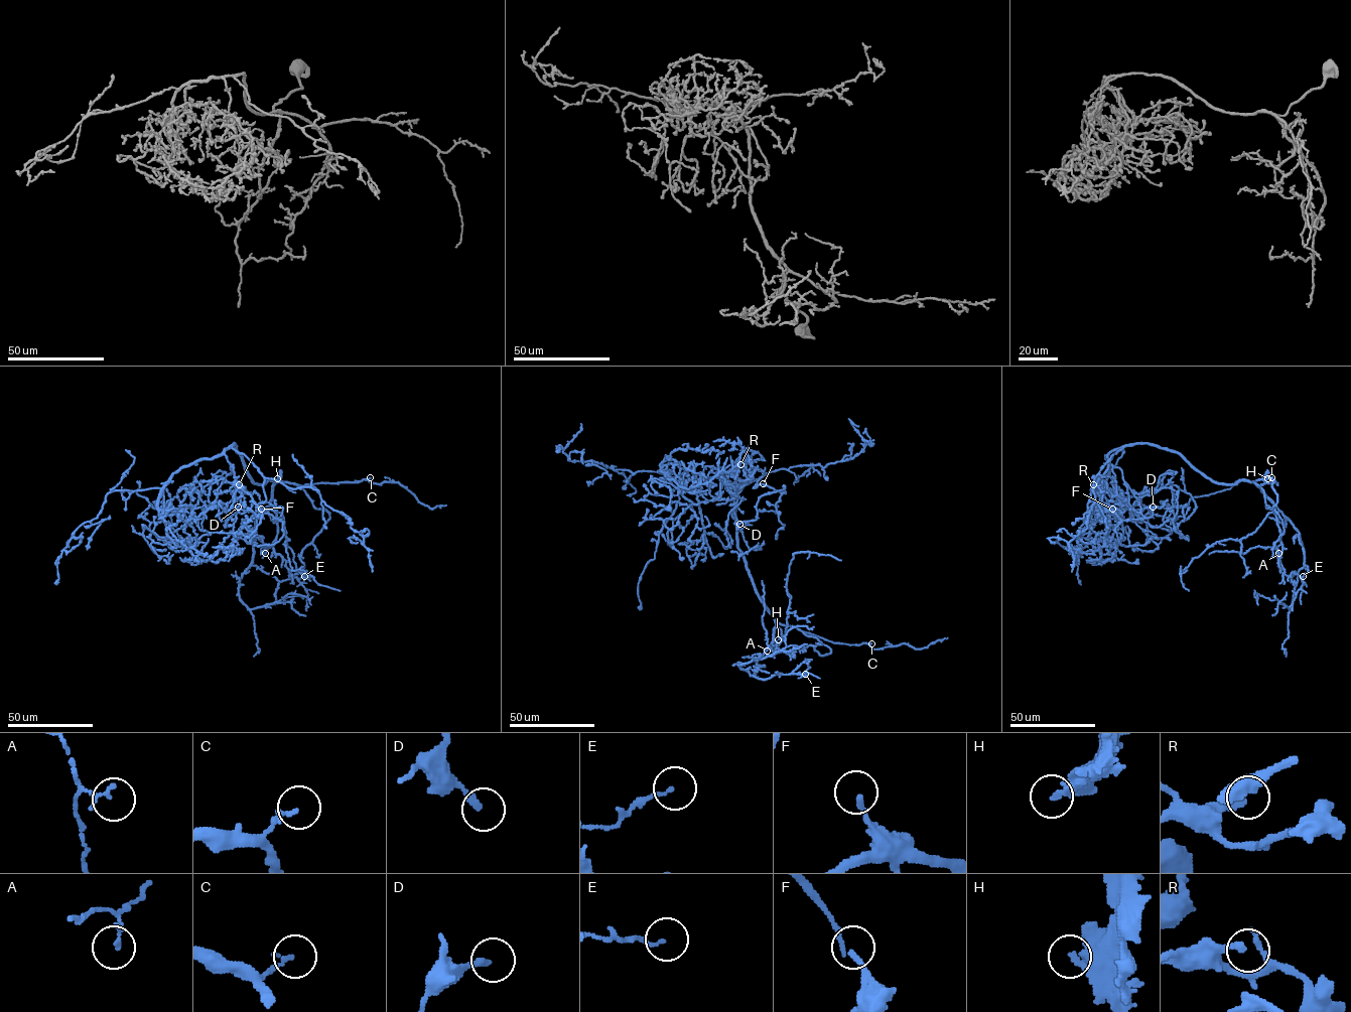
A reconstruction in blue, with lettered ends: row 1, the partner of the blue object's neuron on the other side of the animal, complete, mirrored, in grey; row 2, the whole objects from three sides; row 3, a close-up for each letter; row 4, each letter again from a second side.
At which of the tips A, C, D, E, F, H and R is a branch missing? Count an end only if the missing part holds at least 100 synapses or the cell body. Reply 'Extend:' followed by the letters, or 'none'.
Extend: H

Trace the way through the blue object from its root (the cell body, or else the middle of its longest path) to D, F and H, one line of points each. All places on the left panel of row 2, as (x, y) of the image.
D: (226, 449), (226, 457), (241, 490), (240, 503), (233, 516), (238, 507)
F: (226, 449), (232, 448), (242, 453), (263, 476), (266, 500), (256, 506), (252, 518), (260, 514), (261, 509)
H: (226, 449), (235, 445), (254, 482), (277, 478)

